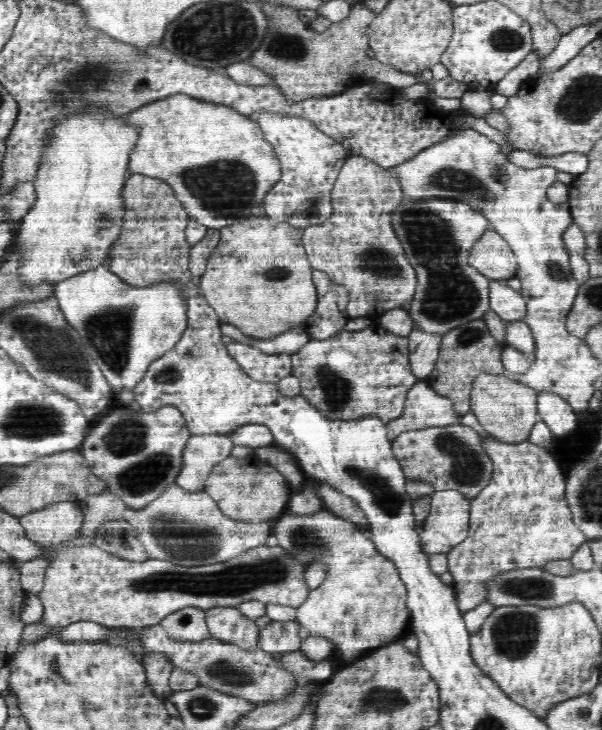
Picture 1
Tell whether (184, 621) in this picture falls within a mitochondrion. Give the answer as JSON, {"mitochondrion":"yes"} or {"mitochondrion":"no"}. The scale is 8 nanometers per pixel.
{"mitochondrion":"yes"}

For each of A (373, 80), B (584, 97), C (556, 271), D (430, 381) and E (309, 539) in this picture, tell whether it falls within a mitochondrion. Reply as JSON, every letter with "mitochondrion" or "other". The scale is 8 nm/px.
{"A":"other","B":"mitochondrion","C":"mitochondrion","D":"other","E":"mitochondrion"}

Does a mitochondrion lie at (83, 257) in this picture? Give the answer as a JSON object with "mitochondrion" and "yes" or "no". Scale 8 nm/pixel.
{"mitochondrion":"yes"}

